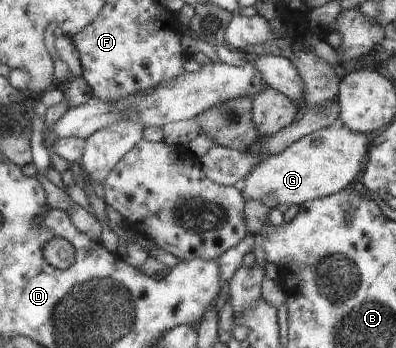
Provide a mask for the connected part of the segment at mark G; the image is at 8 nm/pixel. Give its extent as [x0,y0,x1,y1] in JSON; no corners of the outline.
[238,118,369,206]

